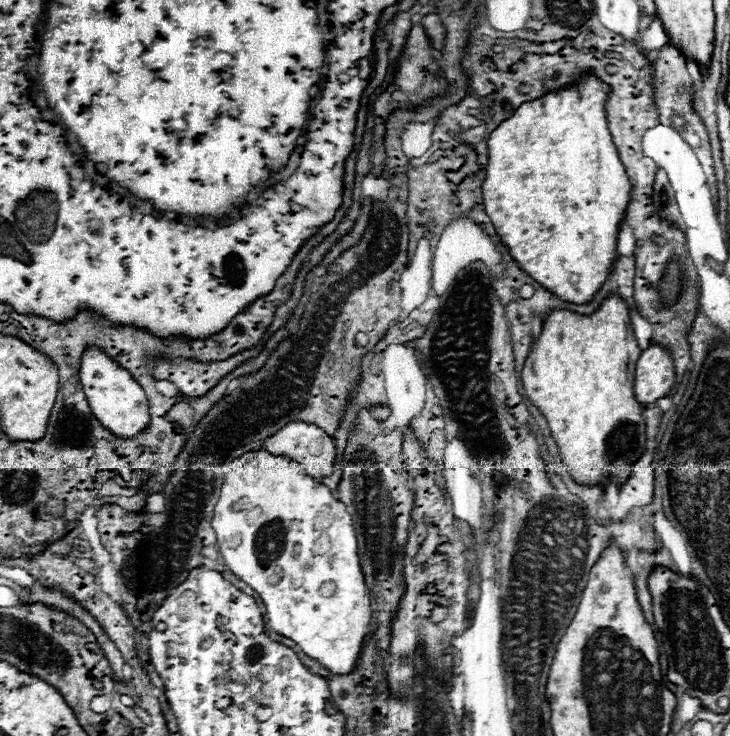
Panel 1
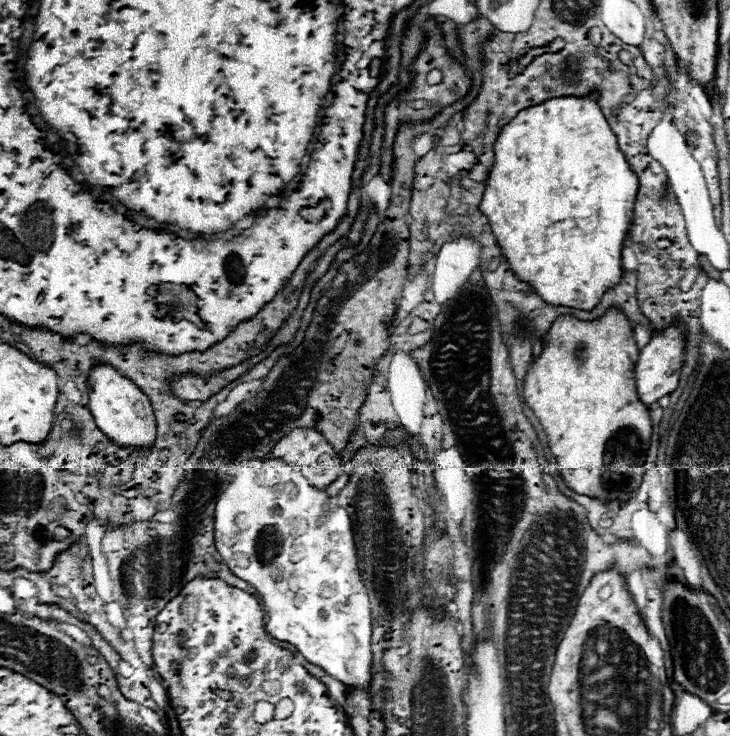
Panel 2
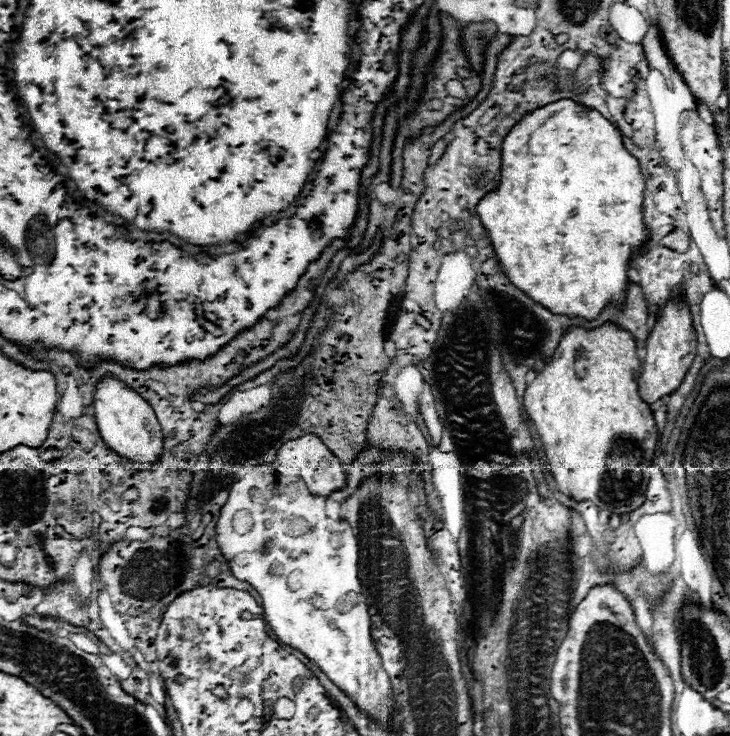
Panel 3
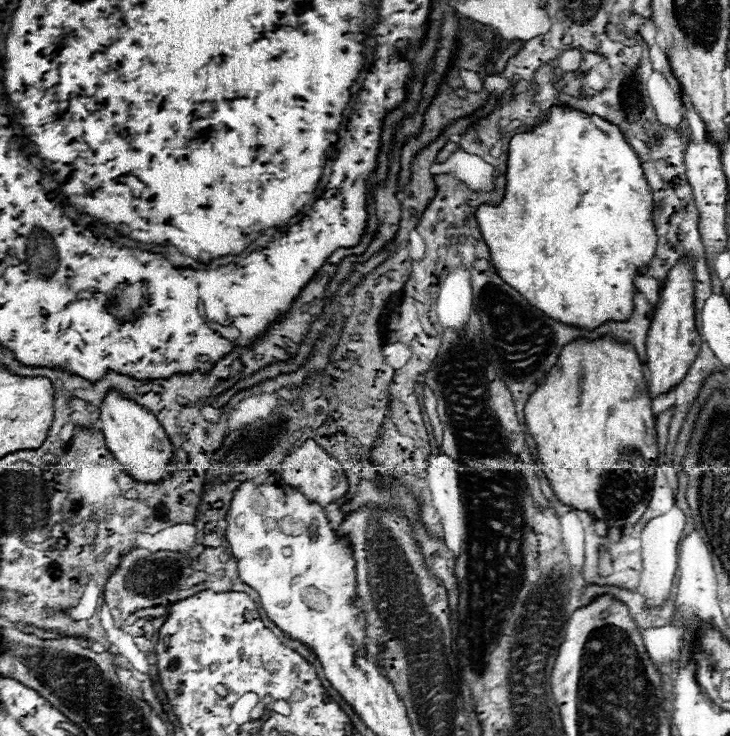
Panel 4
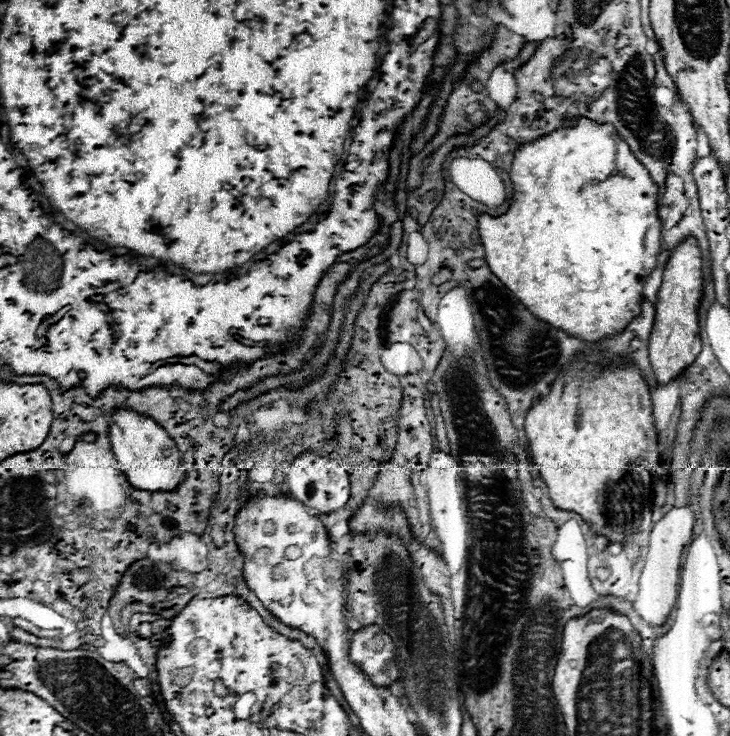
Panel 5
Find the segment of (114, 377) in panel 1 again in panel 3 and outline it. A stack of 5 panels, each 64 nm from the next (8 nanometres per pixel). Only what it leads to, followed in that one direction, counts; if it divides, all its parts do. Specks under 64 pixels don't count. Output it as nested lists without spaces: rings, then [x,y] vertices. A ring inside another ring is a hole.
[[[106,374],[96,384],[96,396],[92,406],[94,406],[96,426],[104,442],[114,452],[118,452],[120,456],[126,456],[138,466],[148,466],[158,460],[158,456],[162,454],[162,428],[152,406],[138,392],[128,388],[124,382],[120,382],[112,374]]]

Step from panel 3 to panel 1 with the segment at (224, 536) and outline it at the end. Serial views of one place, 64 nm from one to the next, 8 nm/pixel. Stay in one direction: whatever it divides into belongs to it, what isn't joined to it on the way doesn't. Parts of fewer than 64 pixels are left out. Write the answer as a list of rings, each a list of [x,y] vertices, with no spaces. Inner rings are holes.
[[[264,448],[244,452],[220,470],[224,482],[212,528],[226,566],[258,592],[266,606],[268,626],[274,632],[294,640],[310,658],[332,672],[350,672],[370,626],[370,592],[360,568],[356,532],[346,506],[332,498],[330,488],[310,478],[290,458],[274,456]]]

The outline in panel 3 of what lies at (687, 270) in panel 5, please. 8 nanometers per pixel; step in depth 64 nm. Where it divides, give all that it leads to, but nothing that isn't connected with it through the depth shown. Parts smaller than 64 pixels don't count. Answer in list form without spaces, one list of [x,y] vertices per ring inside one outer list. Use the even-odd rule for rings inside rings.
[[[670,302],[662,310],[662,316],[654,324],[646,340],[646,356],[642,360],[642,372],[638,376],[640,398],[646,404],[654,404],[662,396],[672,394],[680,386],[686,370],[690,368],[694,354],[696,354],[696,332],[692,328],[690,312],[684,306],[684,302]]]

